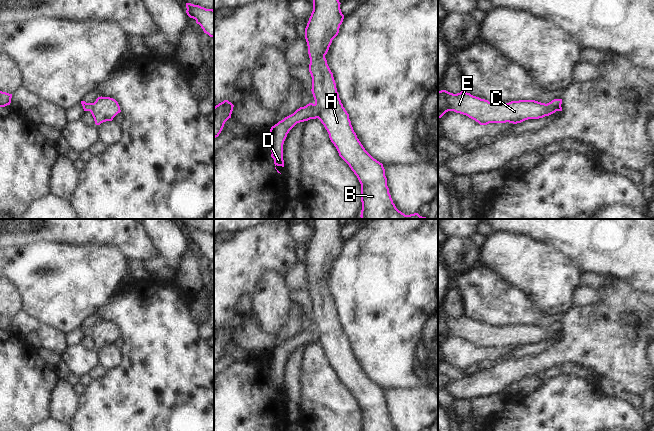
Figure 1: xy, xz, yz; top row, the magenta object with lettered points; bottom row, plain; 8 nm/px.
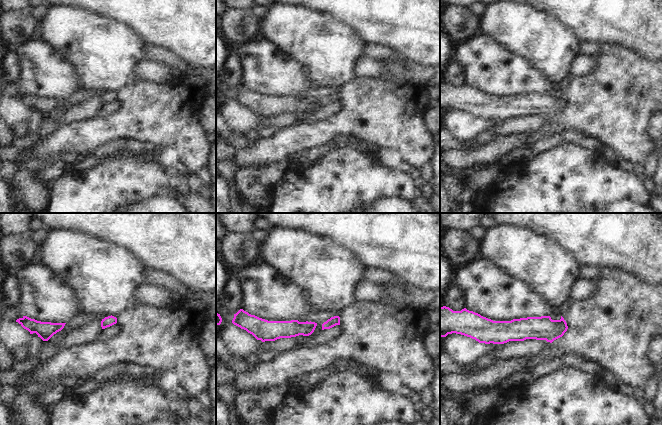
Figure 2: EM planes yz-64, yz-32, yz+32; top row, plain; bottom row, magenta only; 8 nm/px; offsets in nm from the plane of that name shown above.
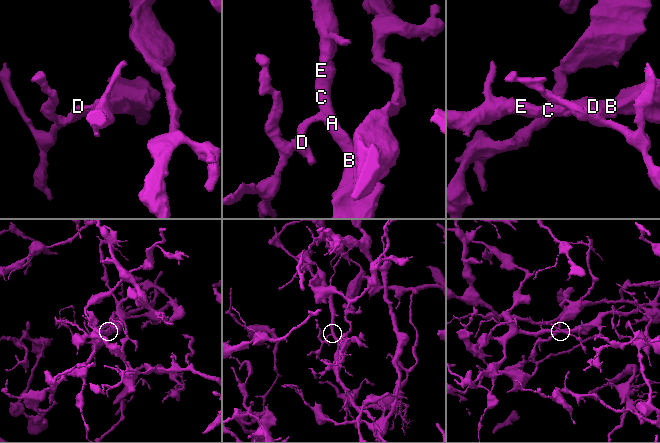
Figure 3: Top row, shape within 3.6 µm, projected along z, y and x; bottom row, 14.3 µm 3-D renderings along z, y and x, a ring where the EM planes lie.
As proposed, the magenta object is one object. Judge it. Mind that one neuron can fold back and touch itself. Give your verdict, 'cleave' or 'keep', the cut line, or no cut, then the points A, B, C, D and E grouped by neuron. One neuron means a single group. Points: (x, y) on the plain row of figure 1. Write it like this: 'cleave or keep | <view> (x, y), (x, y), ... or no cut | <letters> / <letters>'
cleave | yz (548, 327), (551, 331), (558, 331), (560, 329) | A B C E / D

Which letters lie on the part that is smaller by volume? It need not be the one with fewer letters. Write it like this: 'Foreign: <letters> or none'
Foreign: D

